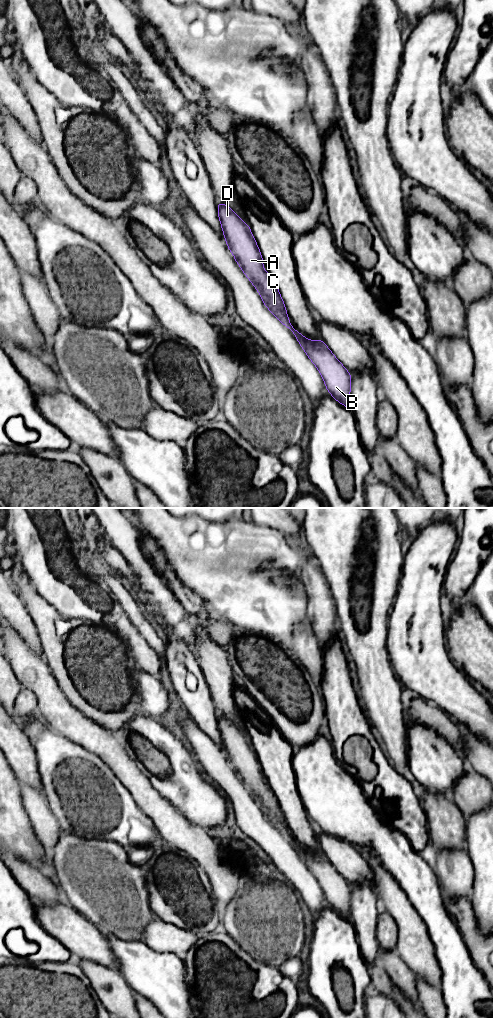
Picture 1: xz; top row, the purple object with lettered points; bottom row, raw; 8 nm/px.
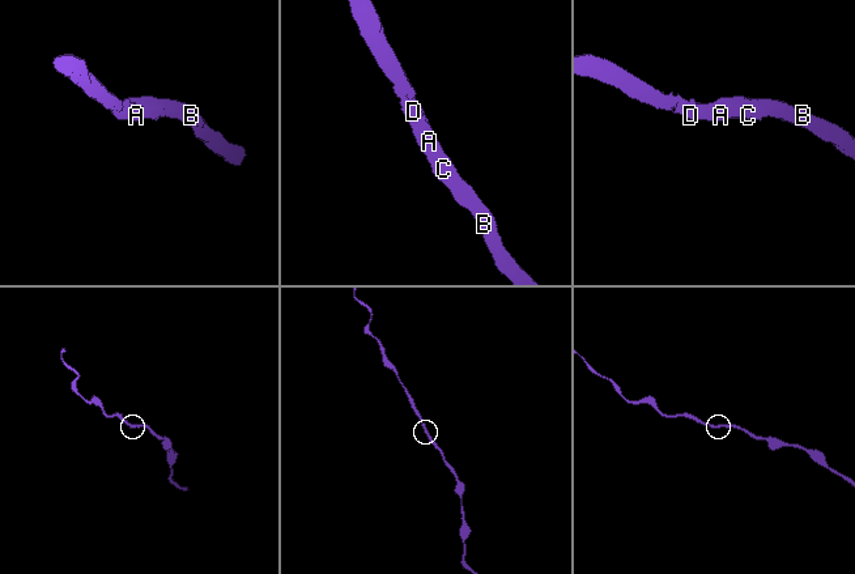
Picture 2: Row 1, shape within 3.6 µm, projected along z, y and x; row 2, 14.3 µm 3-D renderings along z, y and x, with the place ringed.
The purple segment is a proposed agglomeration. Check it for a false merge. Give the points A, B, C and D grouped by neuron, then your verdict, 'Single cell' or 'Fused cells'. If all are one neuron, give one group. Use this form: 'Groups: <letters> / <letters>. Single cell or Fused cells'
Groups: A B C D. Single cell

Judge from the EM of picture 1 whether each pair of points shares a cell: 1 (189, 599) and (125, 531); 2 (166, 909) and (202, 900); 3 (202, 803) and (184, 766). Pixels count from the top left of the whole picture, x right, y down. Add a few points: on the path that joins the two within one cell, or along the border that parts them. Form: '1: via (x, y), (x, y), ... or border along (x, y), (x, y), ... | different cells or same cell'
1: border along (140, 531), (141, 548), (148, 561), (156, 570) | different cells
2: via (175, 900), (193, 900) | same cell
3: via (193, 794), (184, 785), (184, 775) | same cell

